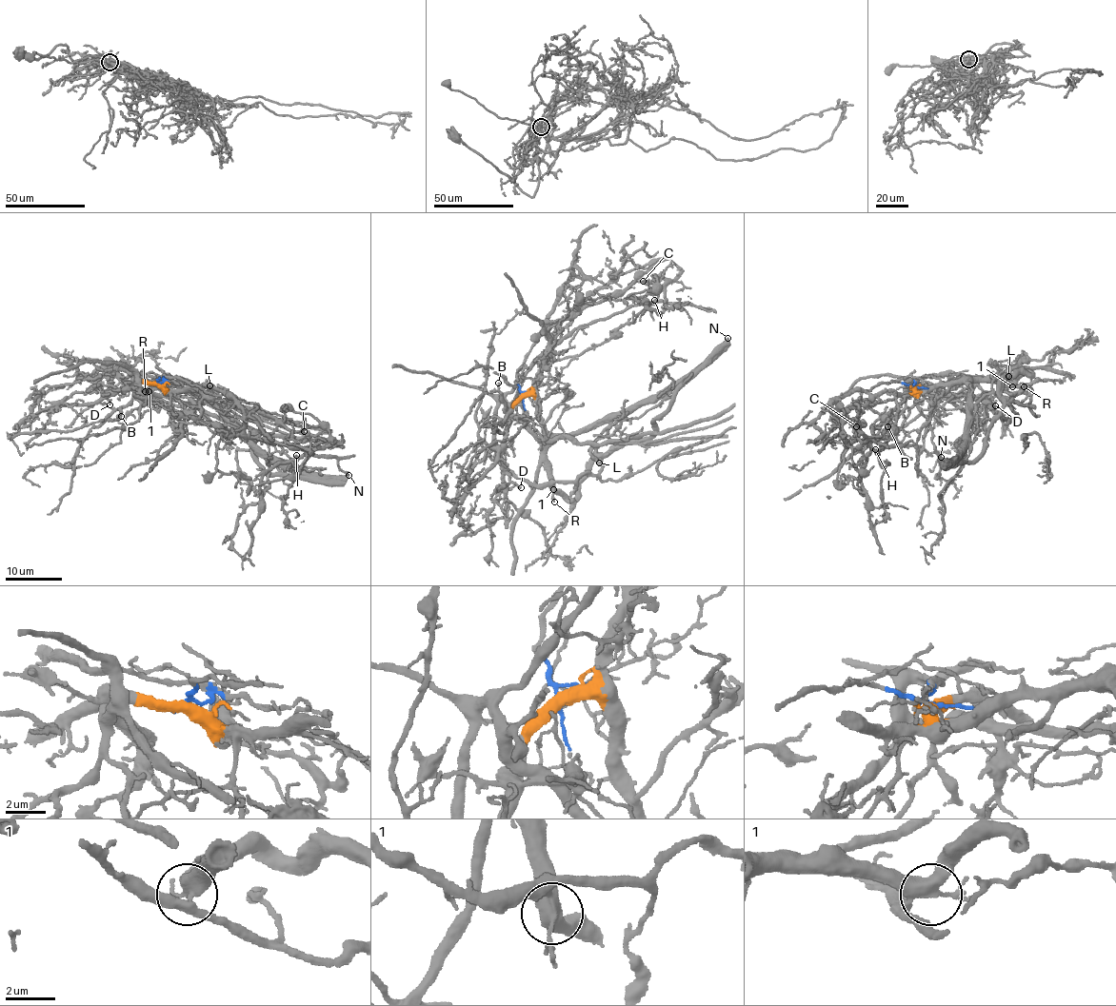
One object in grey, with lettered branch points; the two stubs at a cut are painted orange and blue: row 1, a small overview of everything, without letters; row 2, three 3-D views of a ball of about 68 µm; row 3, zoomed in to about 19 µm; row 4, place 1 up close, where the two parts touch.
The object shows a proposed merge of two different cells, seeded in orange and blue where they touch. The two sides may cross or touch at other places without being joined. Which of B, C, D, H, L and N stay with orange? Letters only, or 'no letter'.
C, H, L, N

